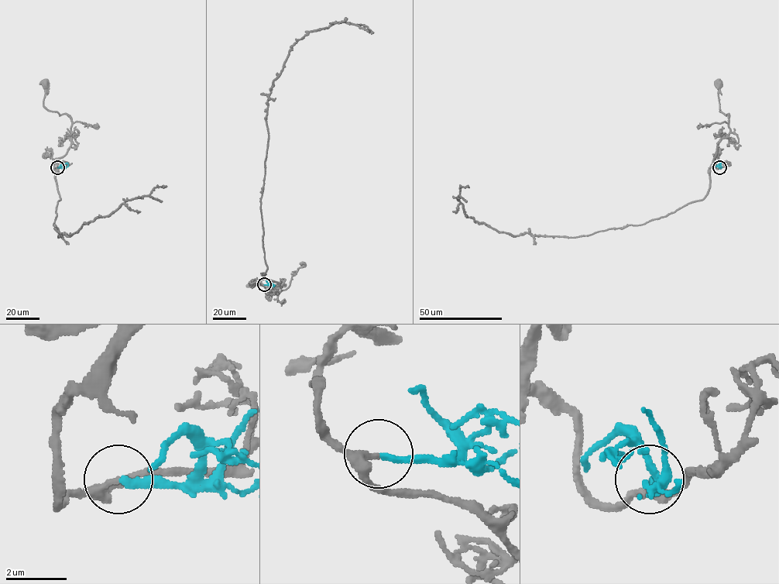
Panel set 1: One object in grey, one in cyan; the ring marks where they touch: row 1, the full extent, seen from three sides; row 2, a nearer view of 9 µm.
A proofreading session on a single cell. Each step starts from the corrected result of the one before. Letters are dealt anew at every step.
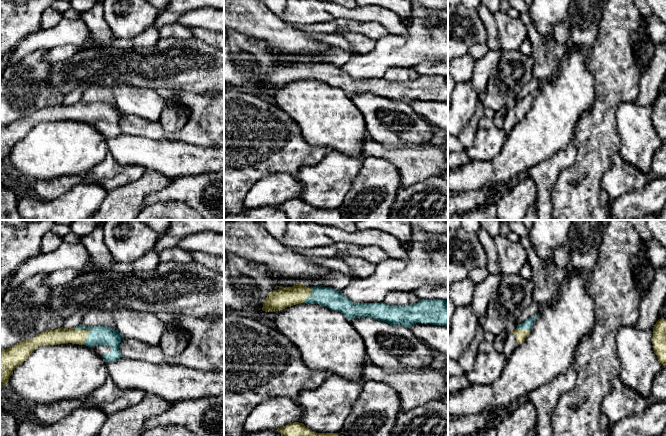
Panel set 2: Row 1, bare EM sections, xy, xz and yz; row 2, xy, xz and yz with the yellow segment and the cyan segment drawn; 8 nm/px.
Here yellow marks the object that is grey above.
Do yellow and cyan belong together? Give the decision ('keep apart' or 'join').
join

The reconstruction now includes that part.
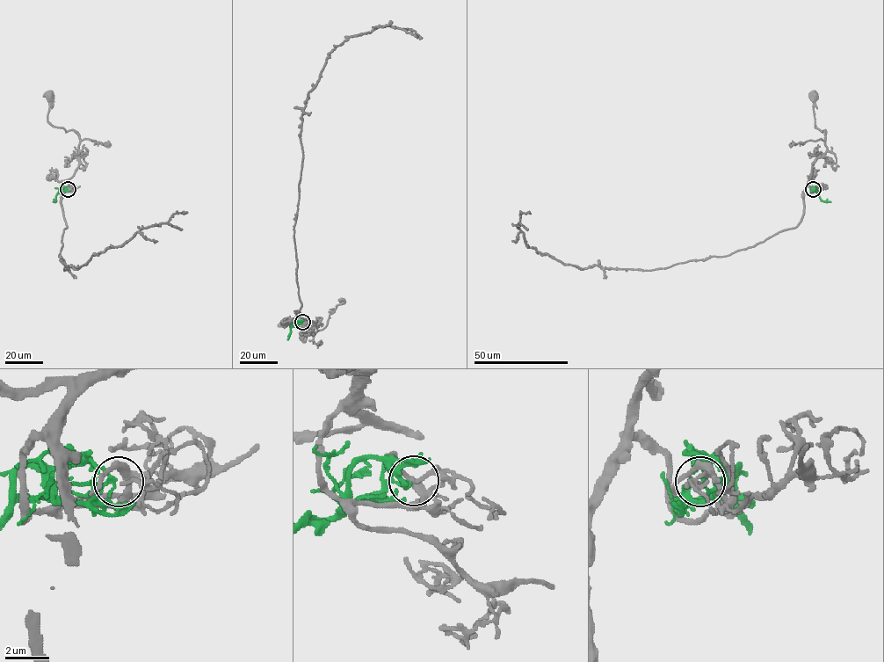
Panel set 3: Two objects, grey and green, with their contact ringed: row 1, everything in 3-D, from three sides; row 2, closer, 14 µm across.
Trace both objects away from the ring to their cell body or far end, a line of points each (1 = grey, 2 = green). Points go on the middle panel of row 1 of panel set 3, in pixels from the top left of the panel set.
1: (302, 322), (296, 323), (296, 316), (314, 323), (313, 335), (305, 334), (296, 325), (284, 323)
2: (302, 322), (291, 328), (287, 339)

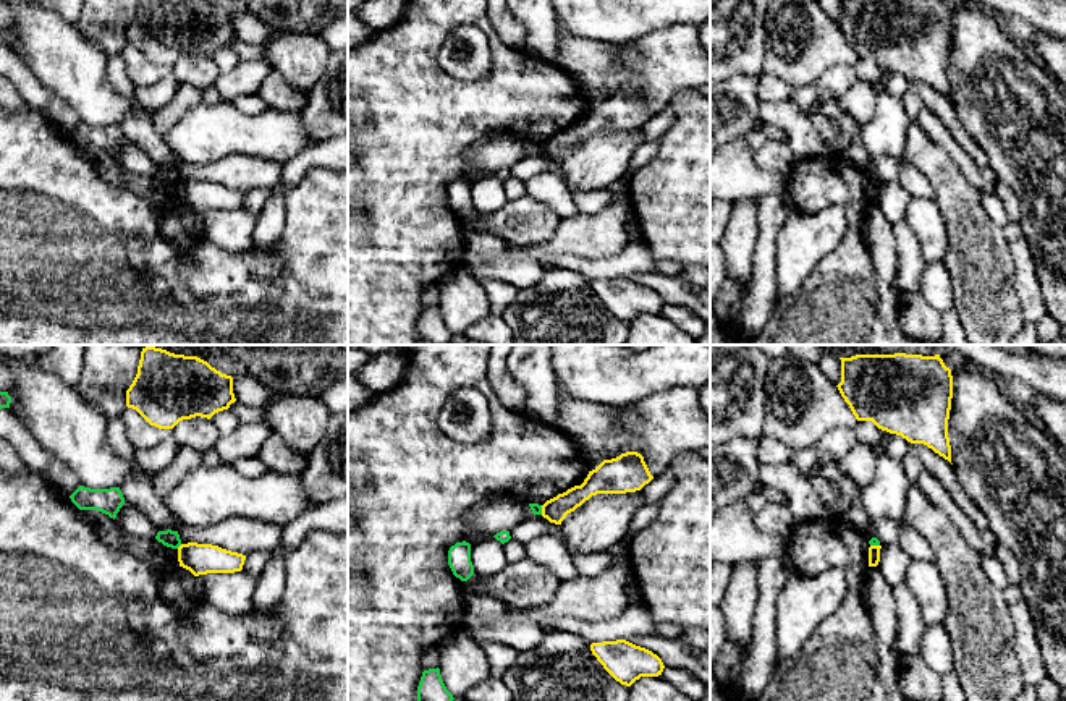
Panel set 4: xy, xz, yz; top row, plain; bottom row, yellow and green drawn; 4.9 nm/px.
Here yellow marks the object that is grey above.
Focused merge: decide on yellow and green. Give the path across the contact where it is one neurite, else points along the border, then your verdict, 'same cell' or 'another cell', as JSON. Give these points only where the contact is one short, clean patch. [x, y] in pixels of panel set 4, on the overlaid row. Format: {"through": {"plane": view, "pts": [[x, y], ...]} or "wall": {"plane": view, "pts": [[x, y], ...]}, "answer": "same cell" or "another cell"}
{"answer": "another cell"}

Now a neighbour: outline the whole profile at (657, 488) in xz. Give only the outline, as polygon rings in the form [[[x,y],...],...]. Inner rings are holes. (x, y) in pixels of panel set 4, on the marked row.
[[[668,468],[641,489],[644,503],[660,502],[673,487],[673,484],[675,474]]]

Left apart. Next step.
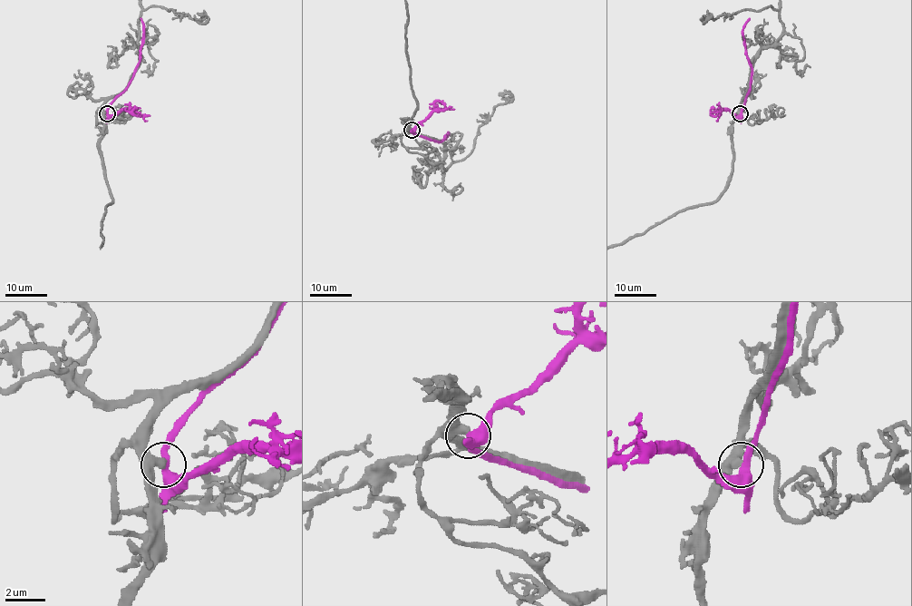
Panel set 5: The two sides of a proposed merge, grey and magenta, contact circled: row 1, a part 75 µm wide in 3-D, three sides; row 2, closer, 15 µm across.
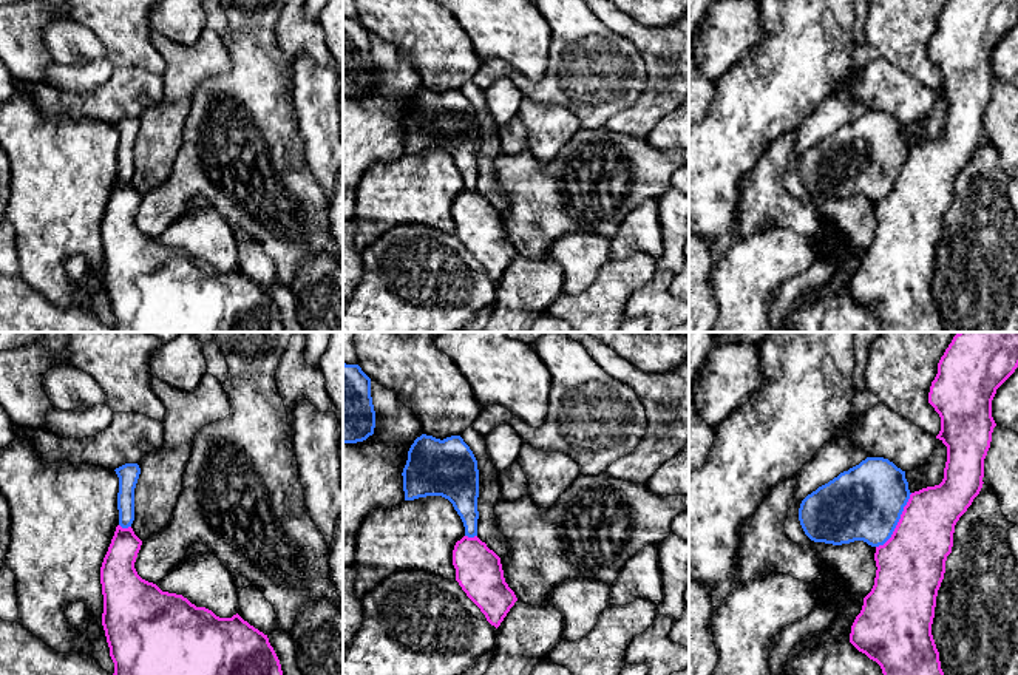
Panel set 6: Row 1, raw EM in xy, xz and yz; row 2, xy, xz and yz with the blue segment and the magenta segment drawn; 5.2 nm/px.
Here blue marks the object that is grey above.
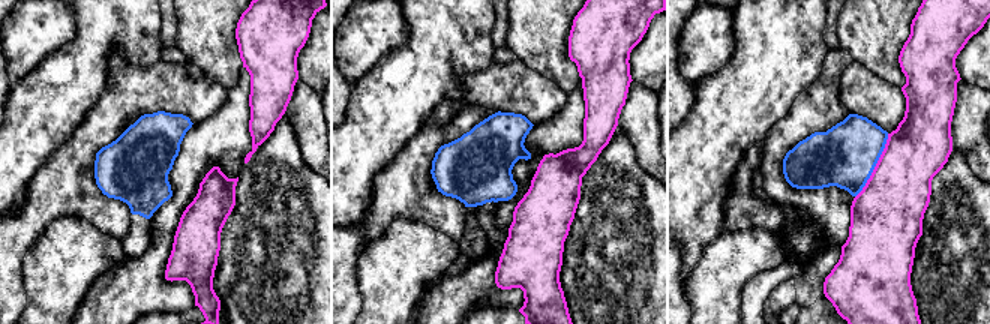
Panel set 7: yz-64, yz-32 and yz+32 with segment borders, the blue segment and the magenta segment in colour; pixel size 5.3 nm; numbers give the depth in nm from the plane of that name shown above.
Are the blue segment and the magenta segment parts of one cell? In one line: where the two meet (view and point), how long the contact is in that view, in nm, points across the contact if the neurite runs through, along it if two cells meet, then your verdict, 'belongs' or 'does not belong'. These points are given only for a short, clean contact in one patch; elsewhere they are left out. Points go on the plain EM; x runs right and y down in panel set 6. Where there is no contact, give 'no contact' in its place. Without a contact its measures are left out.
meets blue in yz at (898, 175); contact 340 nm long; border along yz (912, 147), (893, 187), (876, 201); does not belong

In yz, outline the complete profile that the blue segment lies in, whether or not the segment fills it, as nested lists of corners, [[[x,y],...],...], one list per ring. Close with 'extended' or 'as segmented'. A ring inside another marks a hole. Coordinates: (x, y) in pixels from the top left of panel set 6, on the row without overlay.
[[[867,111],[808,148],[800,158],[799,175],[814,196],[842,199],[864,195],[879,201],[891,192],[910,148],[905,125],[888,113]]]; as segmented

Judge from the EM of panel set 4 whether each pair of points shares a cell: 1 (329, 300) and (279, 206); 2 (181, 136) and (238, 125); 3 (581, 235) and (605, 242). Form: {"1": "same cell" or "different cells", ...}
{"1": "different cells", "2": "same cell", "3": "same cell"}

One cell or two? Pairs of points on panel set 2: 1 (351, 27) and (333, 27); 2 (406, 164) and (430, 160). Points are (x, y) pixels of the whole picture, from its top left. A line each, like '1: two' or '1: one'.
1: one
2: one

